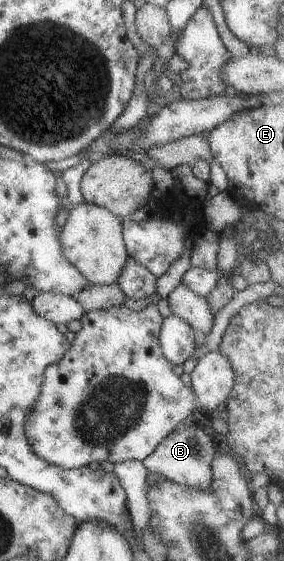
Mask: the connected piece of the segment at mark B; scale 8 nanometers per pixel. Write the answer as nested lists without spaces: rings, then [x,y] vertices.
[[[191,423],[179,425],[173,431],[170,431],[157,443],[157,447],[154,447],[153,451],[142,459],[142,462],[148,472],[167,477],[167,479],[178,484],[203,489],[209,485],[212,478],[210,462],[214,452],[211,437],[202,427]]]

